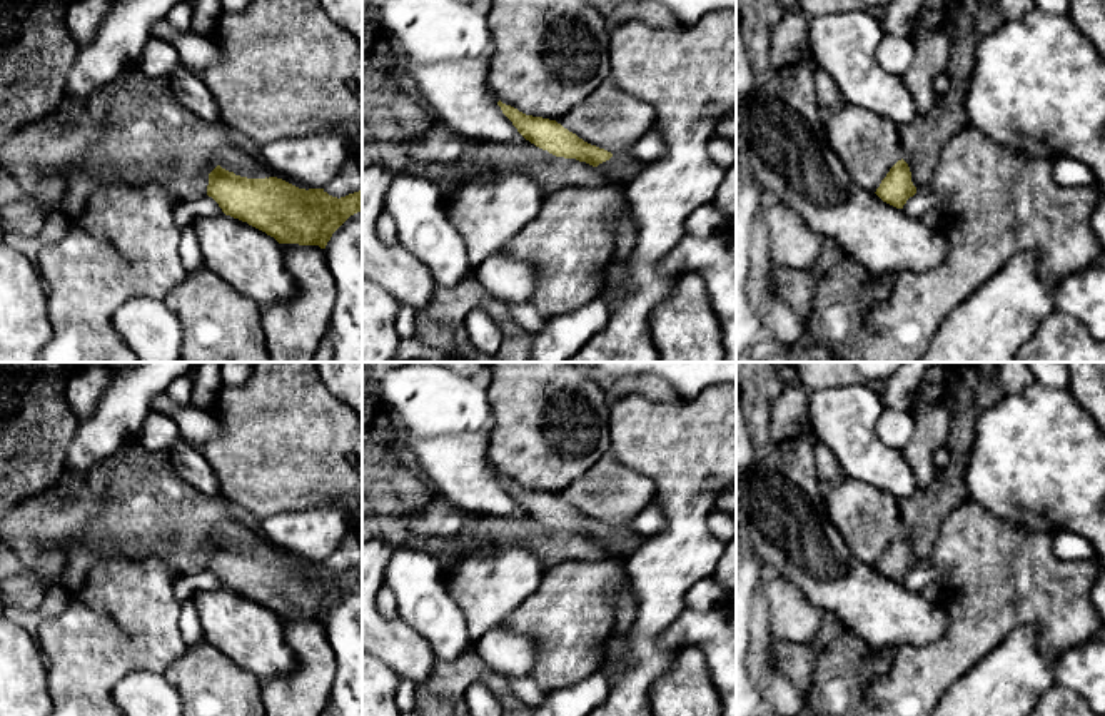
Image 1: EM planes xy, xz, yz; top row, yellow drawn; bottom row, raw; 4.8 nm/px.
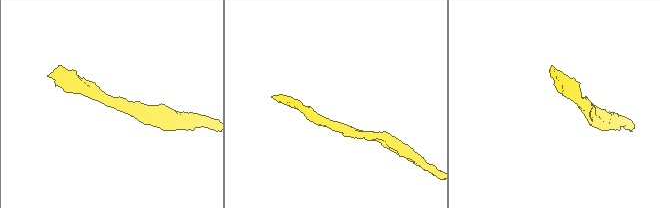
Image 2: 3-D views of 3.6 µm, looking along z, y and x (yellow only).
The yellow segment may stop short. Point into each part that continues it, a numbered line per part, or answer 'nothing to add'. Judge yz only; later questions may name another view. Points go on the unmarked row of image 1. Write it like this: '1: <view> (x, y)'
nothing to add

